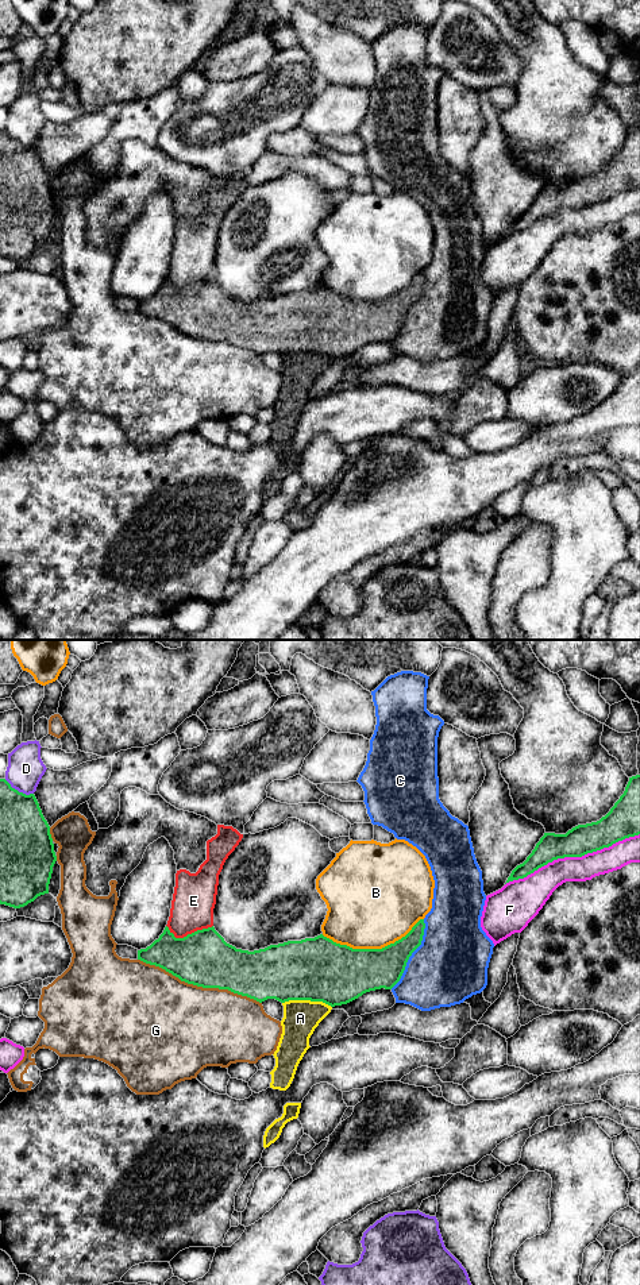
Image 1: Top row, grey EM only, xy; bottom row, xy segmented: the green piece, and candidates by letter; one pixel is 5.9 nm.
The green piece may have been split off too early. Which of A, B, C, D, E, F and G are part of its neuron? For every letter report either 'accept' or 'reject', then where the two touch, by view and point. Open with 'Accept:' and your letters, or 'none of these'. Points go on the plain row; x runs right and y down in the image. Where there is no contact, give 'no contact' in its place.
Accept: none of these
A: reject; meets green in xy at (307, 351)
B: reject; meets green in xy at (371, 301)
C: reject; meets green in xy at (411, 307)
D: reject; meets green in xy at (18, 143)
E: reject; meets green in xy at (188, 286)
F: reject; meets green in xy at (571, 208)
G: reject; meets green in xy at (200, 338)

